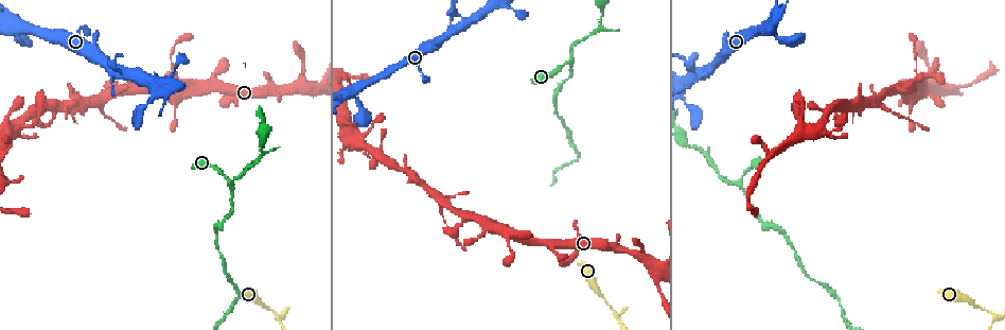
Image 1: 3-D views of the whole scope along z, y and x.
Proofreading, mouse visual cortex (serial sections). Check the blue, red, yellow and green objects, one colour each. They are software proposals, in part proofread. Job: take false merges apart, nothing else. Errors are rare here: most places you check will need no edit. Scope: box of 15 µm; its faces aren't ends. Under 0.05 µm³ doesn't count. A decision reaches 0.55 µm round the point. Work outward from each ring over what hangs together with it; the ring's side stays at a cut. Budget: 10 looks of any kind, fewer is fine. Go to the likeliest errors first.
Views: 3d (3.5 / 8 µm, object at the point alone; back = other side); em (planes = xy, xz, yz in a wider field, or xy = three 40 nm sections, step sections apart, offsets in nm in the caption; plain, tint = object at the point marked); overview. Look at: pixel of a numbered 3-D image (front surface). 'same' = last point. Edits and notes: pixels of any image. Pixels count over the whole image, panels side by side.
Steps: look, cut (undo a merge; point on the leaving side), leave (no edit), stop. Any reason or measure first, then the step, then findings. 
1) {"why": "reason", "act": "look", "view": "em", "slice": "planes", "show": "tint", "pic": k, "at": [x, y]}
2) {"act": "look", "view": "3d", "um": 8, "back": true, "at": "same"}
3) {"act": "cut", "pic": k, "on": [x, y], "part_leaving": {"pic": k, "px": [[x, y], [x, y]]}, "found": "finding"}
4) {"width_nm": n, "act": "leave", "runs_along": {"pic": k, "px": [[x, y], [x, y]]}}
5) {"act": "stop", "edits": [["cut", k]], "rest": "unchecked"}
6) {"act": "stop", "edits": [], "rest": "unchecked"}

{"why": "arms part here", "act": "look", "view": "3d", "um": 8, "pic": 1, "at": [617, 314]}

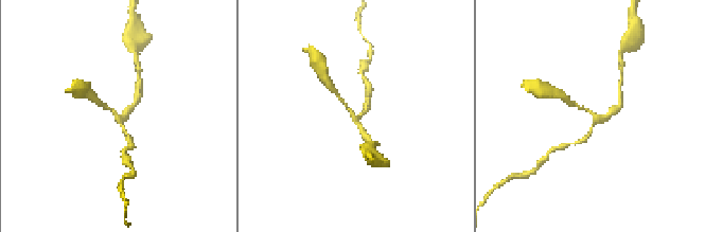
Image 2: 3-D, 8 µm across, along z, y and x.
{"act": "look", "view": "3d", "um": 3.5, "back": true, "pic": 2, "at": [118, 119]}

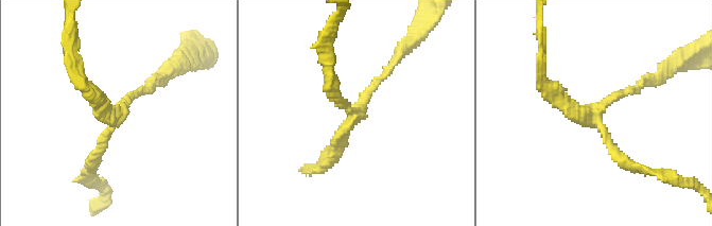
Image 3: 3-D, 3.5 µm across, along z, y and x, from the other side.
{"arms": 3, "arm_widths_nm": [100, 150, 200], "act": "look", "view": "em", "slice": "planes", "show": "tint", "pic": 3, "at": [355, 113]}

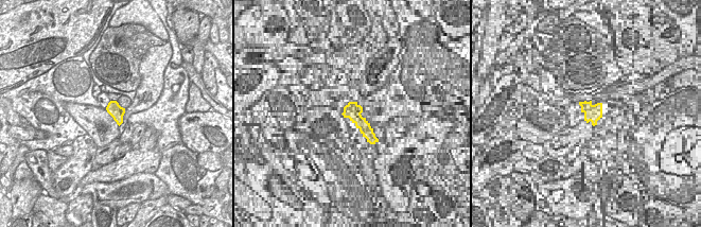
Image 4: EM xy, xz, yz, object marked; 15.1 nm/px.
{"width_nm": 220, "act": "leave", "runs_along": {"pic": 3, "px": [[393, 65], [337, 149], [322, 157]]}, "found": "one cell here"}

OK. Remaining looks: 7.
{"why": "sharp bend", "act": "look", "view": "3d", "um": 3.5, "pic": 1, "at": [564, 63]}

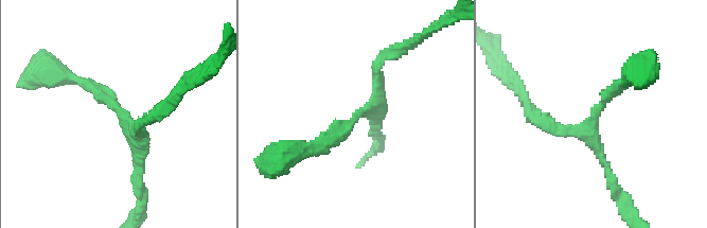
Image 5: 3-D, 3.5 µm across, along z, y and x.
{"arms": 3, "arm_widths_nm": [150, 150, 200], "why": "need the tissue", "act": "look", "view": "em", "slice": "xy", "step": 5, "show": "tint", "pic": 5, "at": [122, 115]}

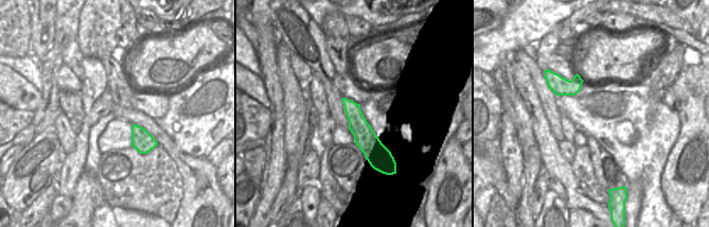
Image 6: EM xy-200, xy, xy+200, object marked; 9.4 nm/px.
{"act": "leave", "found": "one cell here"}

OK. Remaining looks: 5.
{"why": "sharp bend", "act": "look", "view": "3d", "um": 3.5, "pic": 1, "at": [706, 74]}

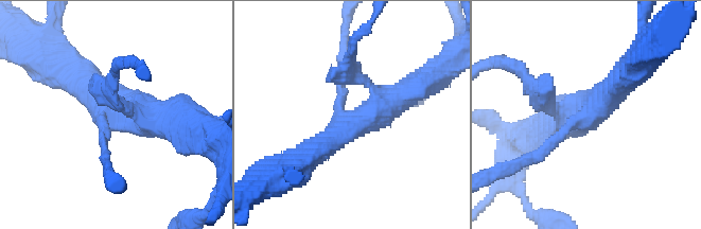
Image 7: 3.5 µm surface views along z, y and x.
{"arms": 4, "arm_widths_nm": [200, 250, 400, 400], "why": "shape alone is not enough", "act": "look", "view": "em", "slice": "xy", "step": 1, "show": "tint", "pic": 7, "at": [591, 116]}

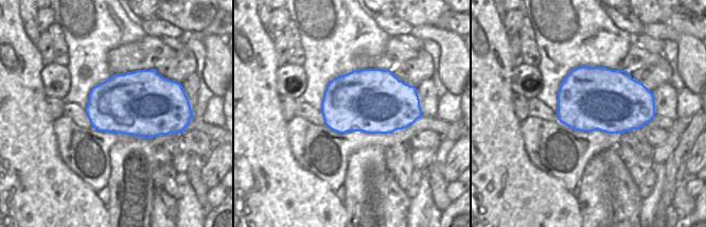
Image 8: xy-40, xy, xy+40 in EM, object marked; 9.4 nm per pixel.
{"act": "leave", "runs_along": {"pic": 7, "px": [[330, 141], [443, 67]]}, "found": "continuous, no second cell"}

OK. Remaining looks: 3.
{"why": "sudden change in width", "act": "look", "view": "3d", "um": 3.5, "pic": 1, "at": [508, 234]}

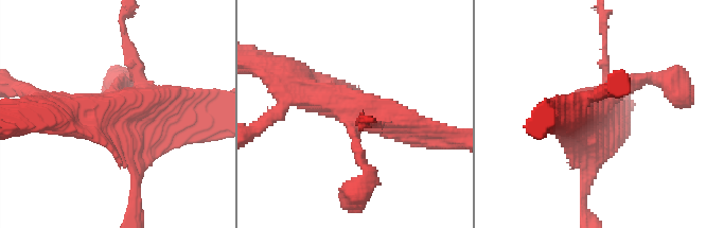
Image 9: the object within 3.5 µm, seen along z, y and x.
{"why": "need the tissue", "act": "look", "view": "em", "slice": "xy", "step": 3, "show": "tint", "pic": 9, "at": [124, 106]}

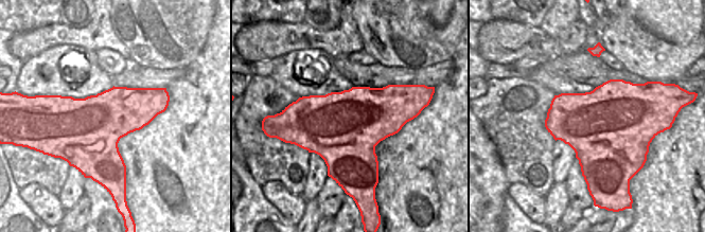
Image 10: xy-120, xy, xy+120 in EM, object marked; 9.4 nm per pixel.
{"act": "leave", "runs_along": {"pic": 9, "px": [[426, 135], [296, 89]]}, "found": "one cell here"}

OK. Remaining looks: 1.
{"act": "stop", "edits": [], "rest": "unchecked"}

